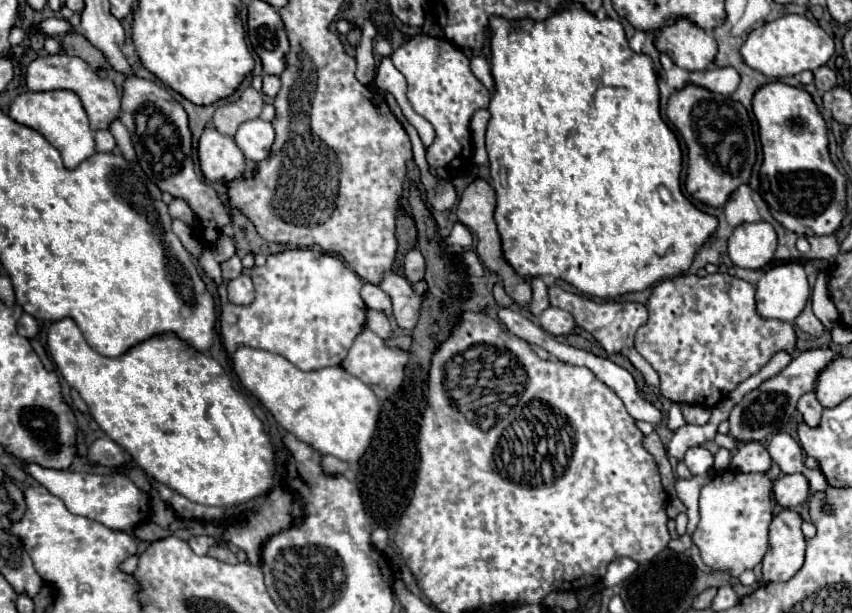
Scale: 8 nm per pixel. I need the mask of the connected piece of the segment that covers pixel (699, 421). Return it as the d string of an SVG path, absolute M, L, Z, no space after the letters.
M684 403L680 407L682 407L682 413L684 413L684 419L688 423L694 423L694 425L706 425L710 415L712 415L712 411L704 405L686 405Z

